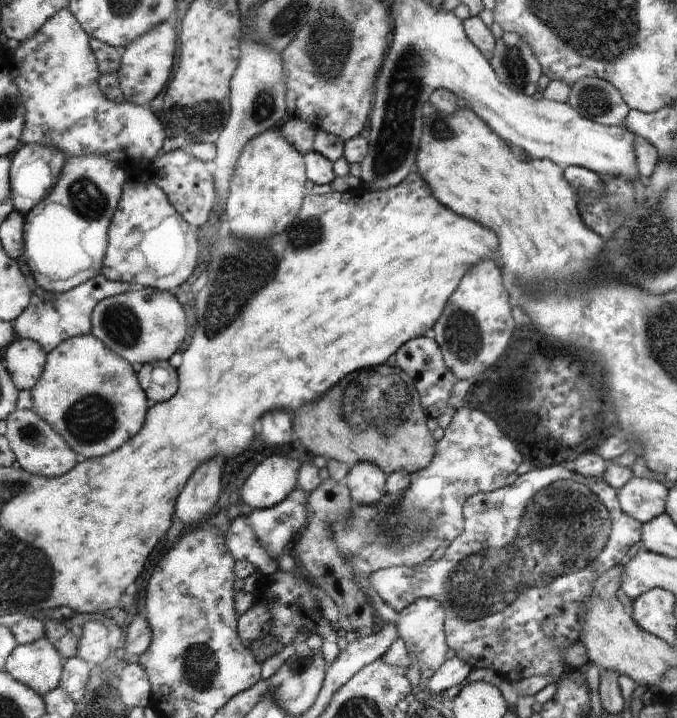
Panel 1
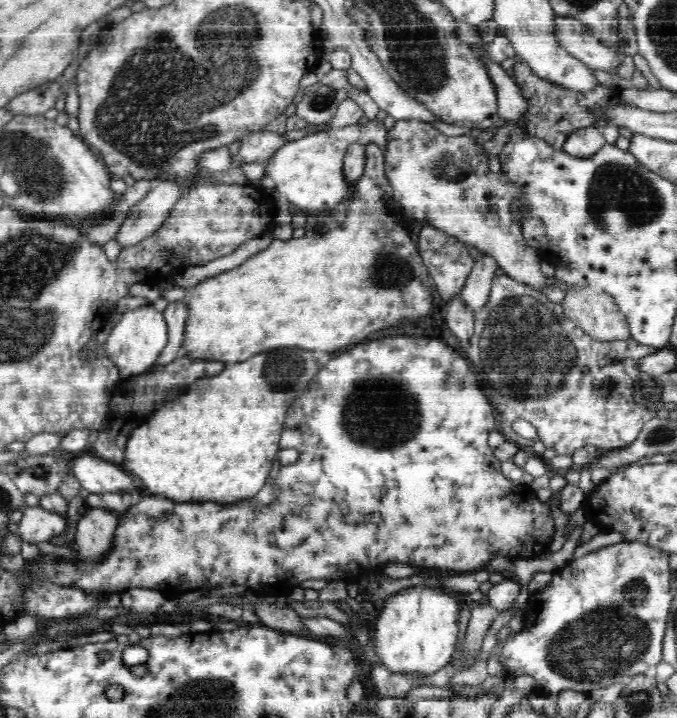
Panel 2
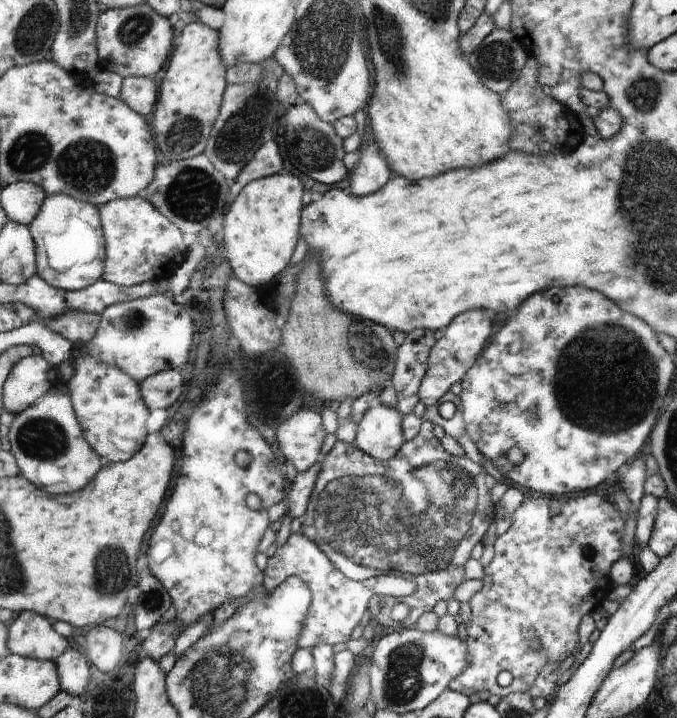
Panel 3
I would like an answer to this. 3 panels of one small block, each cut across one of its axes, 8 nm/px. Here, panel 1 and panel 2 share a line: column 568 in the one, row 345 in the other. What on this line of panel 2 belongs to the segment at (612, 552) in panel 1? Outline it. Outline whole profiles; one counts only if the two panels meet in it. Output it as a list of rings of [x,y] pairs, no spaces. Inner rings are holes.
[[[508,275],[495,276],[491,282],[491,291],[488,302],[474,314],[474,333],[472,334],[468,346],[468,360],[472,362],[472,368],[476,372],[477,376],[482,380],[482,392],[486,394],[490,404],[494,407],[498,414],[498,422],[500,424],[501,432],[504,432],[503,436],[506,436],[508,441],[514,441],[519,446],[532,446],[534,441],[532,439],[526,439],[518,435],[513,429],[512,424],[516,420],[528,420],[532,423],[532,426],[536,428],[538,438],[542,441],[542,444],[546,448],[553,448],[557,454],[572,454],[576,448],[580,446],[588,446],[588,444],[594,444],[598,446],[600,450],[622,450],[626,448],[631,442],[636,440],[636,437],[640,434],[642,427],[652,418],[656,417],[654,410],[648,410],[644,408],[639,402],[636,404],[632,400],[632,393],[634,387],[632,386],[632,376],[640,376],[638,372],[637,364],[641,358],[648,356],[656,351],[654,347],[644,346],[639,342],[636,342],[632,337],[627,339],[618,339],[614,341],[599,341],[585,334],[580,328],[576,327],[576,324],[563,314],[562,305],[557,304],[556,301],[550,300],[542,293],[542,291],[534,290],[531,286],[514,280]]]

